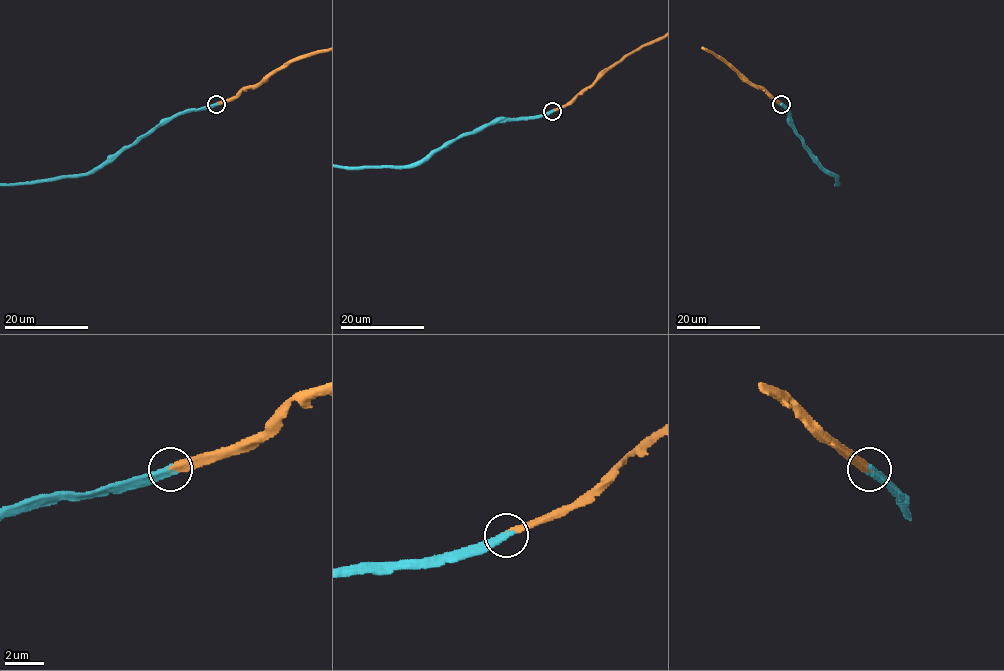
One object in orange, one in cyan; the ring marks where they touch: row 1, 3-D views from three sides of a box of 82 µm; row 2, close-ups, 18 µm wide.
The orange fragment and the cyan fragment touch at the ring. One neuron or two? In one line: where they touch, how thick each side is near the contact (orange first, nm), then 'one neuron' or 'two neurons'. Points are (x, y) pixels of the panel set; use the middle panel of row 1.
place (552, 111); calibres 360 and 440 nm; one neuron

